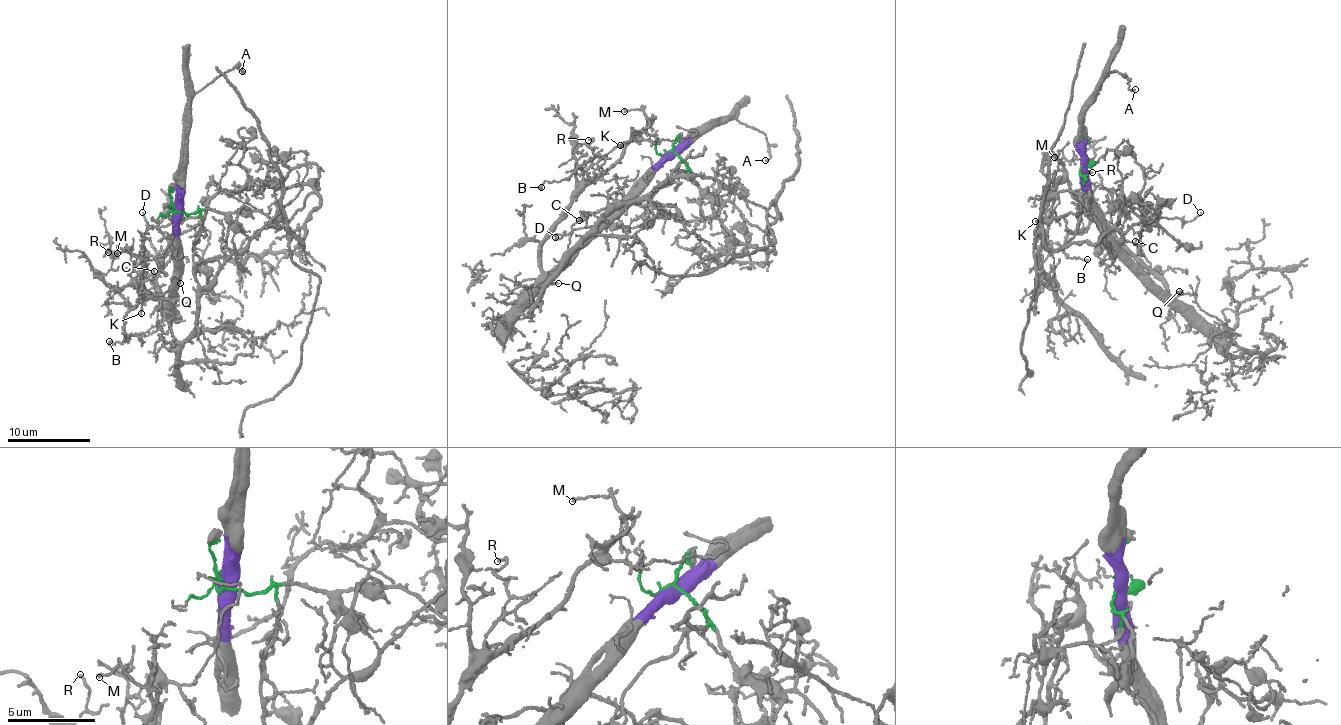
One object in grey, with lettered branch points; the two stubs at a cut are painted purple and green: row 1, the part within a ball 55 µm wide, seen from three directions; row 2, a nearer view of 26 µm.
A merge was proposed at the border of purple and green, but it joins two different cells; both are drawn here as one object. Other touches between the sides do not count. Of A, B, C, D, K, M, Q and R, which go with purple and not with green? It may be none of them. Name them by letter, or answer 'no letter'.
A, B, K, M, Q, R

